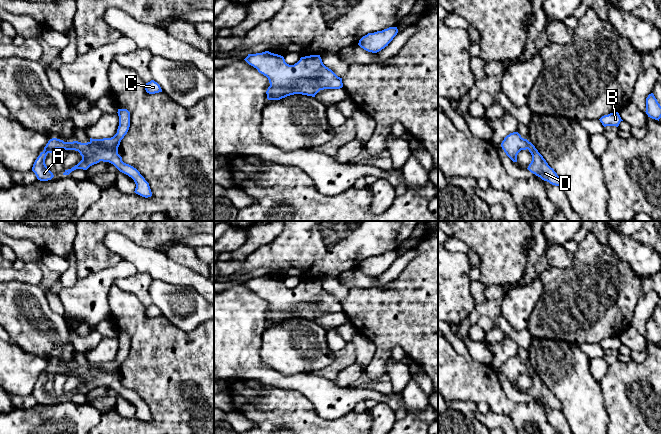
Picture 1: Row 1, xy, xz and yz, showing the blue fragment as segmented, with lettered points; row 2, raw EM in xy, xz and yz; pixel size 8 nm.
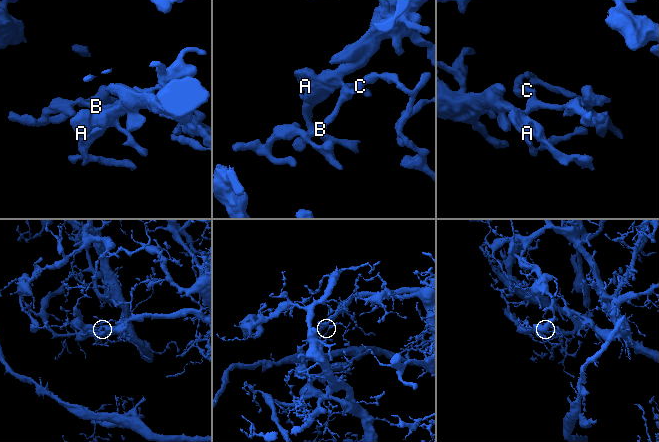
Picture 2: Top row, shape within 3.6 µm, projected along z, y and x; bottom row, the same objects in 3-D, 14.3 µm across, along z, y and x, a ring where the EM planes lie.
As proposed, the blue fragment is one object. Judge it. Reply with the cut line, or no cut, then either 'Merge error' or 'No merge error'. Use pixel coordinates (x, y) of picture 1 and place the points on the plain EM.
No split. No merge error

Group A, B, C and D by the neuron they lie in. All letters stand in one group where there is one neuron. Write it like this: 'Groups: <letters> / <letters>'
Groups: A B C D

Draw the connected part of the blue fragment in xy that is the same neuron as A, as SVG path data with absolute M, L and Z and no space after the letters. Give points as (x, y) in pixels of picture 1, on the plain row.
M118 333L119 350L117 357L111 362L92 363L87 367L78 365L64 366L63 364L52 362L48 365L44 374L35 384L32 395L40 405L51 404L54 399L49 391L45 388L45 383L48 377L53 377L56 373L75 374L80 377L82 384L72 391L65 394L63 399L69 399L76 393L87 394L90 390L99 387L100 385L113 388L120 396L131 401L135 408L135 417L148 422L152 420L149 407L133 390L122 385L122 381L118 378L118 371L121 364L127 358L130 351L130 336L127 333Z

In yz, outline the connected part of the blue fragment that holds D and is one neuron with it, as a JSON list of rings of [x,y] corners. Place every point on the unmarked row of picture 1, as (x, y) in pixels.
[[[518,356],[507,359],[502,365],[501,371],[513,386],[517,386],[517,379],[521,374],[528,373],[532,379],[532,385],[527,393],[552,409],[561,410],[560,401],[554,393],[548,389],[535,370],[527,363],[522,362]]]

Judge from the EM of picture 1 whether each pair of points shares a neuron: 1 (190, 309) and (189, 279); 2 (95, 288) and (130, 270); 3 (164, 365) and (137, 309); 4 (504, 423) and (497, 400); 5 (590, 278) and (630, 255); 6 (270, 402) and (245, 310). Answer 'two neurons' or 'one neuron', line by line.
1: two neurons
2: one neuron
3: one neuron
4: two neurons
5: two neurons
6: two neurons

